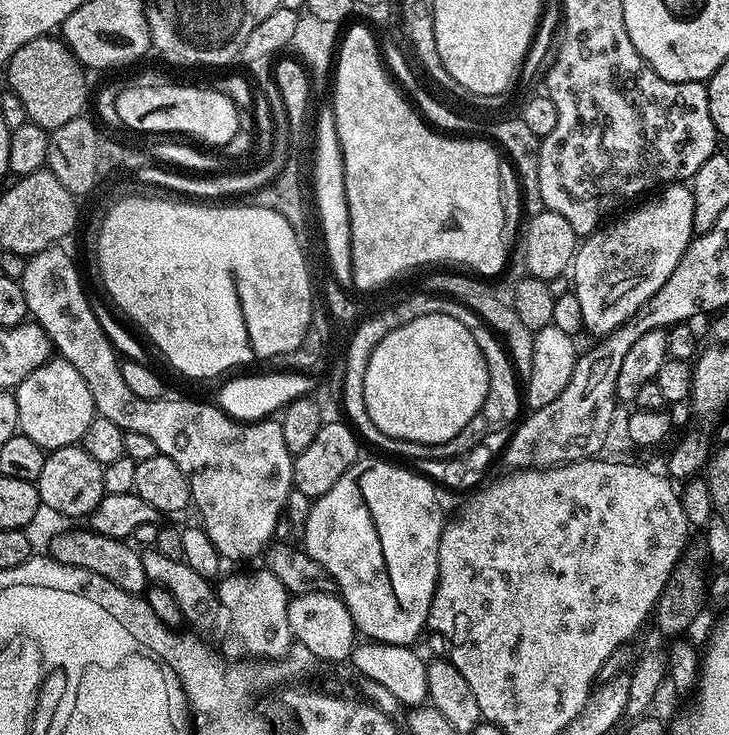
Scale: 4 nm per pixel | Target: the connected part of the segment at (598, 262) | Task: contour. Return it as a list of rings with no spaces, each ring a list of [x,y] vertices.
[[[684,182],[670,184],[660,194],[657,200],[652,200],[649,204],[641,203],[636,206],[641,208],[633,207],[628,210],[633,212],[625,211],[616,218],[621,220],[613,219],[597,228],[591,236],[583,237],[582,243],[577,247],[576,258],[572,261],[570,269],[570,280],[574,285],[578,304],[582,306],[584,327],[589,333],[592,331],[611,334],[637,315],[652,296],[662,290],[666,278],[674,274],[674,266],[678,266],[682,254],[688,249],[688,243],[694,235],[694,198],[691,187]]]

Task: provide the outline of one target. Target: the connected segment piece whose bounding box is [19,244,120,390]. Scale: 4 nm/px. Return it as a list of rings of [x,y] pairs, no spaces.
[[[53,245],[30,256],[19,282],[31,319],[47,334],[59,357],[74,366],[90,390],[112,388],[120,365],[118,354],[97,322],[89,295],[82,290],[78,270],[62,246]]]

